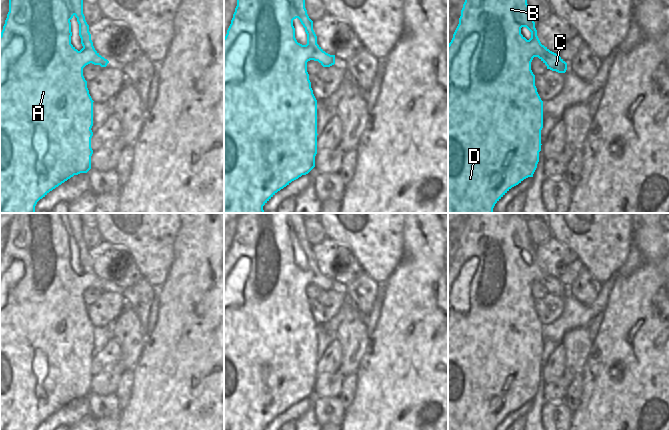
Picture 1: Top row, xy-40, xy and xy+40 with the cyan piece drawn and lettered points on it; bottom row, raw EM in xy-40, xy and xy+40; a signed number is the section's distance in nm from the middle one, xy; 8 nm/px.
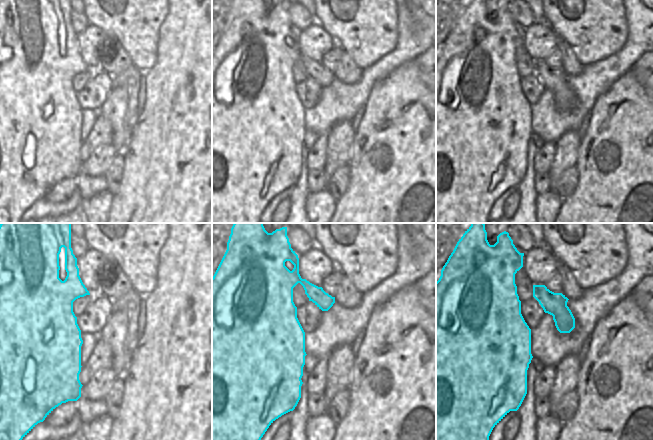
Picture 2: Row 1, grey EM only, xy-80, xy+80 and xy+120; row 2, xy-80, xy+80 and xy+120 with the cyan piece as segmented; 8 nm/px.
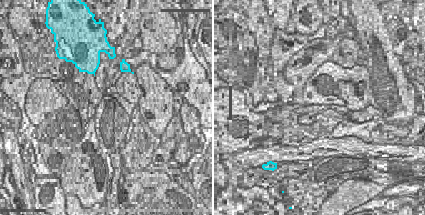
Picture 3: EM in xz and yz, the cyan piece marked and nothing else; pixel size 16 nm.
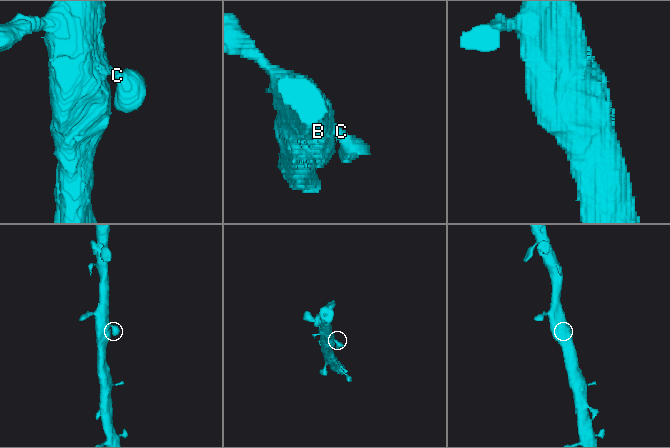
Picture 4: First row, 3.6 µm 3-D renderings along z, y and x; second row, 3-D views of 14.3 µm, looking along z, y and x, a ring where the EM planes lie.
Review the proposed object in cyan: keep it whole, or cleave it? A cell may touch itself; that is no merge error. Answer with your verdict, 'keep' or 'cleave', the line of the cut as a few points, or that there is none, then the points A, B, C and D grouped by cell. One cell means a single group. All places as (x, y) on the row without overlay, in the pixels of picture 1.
keep; cut none; groups A B C D

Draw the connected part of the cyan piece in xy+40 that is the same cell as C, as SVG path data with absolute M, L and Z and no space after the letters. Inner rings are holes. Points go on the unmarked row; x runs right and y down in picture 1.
M467 213L459 248L448 268L448 430L495 430L512 411L528 401L533 401L539 386L543 352L543 325L537 316L535 299L531 294L534 281L538 281L547 293L552 295L565 297L567 294L567 287L558 278L541 268L535 246L529 236L525 215L522 213ZM522 251L526 251L531 256L529 264L521 258Z

